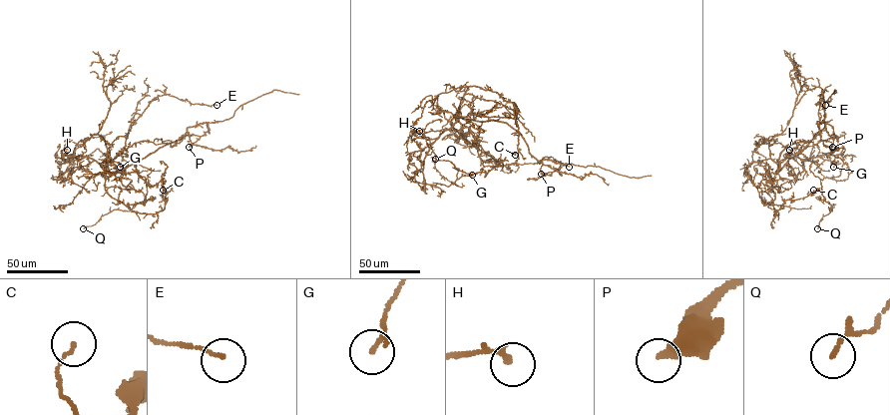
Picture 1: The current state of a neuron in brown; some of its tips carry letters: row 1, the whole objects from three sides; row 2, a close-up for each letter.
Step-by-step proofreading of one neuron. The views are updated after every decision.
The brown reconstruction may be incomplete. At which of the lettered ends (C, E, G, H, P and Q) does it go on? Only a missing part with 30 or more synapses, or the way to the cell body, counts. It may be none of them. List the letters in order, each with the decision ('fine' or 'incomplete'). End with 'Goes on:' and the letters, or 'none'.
C: fine
E: fine
G: fine
H: fine
P: fine
Q: fine
Goes on: none

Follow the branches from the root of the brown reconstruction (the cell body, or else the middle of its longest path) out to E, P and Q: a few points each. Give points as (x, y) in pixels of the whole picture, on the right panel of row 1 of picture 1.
E: (779, 163), (776, 172), (787, 156), (801, 151), (824, 127), (822, 94), (822, 100), (815, 104), (825, 105)
P: (779, 163), (780, 155), (787, 147), (811, 141), (817, 135), (819, 124), (825, 124), (833, 140), (832, 147)
Q: (779, 163), (776, 172), (796, 153), (811, 162), (809, 170), (820, 180), (832, 209), (817, 228)

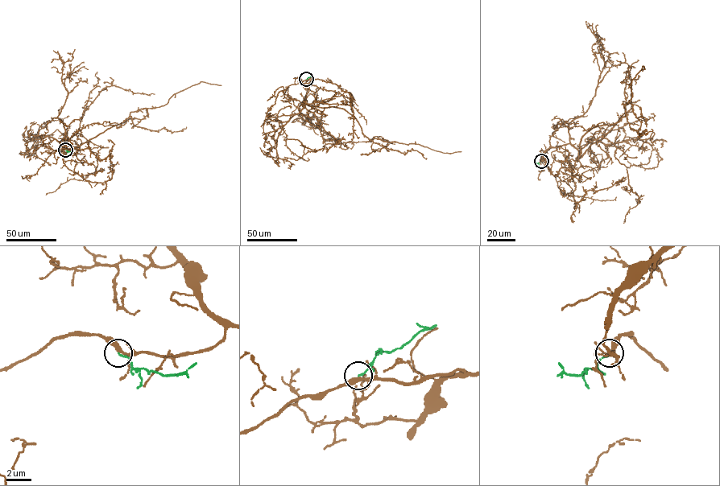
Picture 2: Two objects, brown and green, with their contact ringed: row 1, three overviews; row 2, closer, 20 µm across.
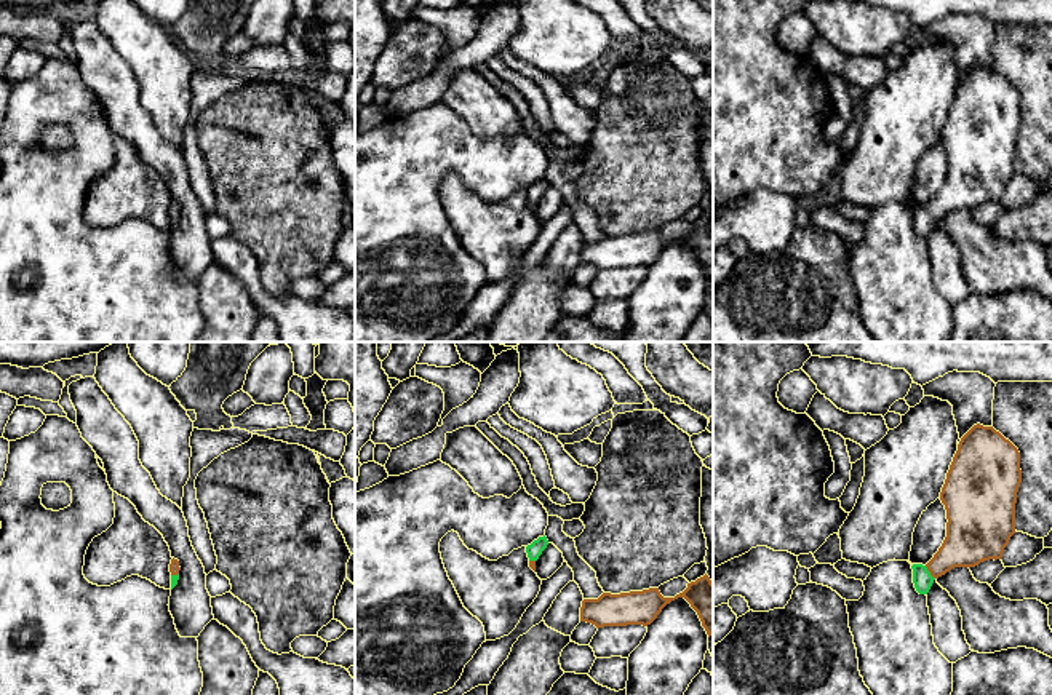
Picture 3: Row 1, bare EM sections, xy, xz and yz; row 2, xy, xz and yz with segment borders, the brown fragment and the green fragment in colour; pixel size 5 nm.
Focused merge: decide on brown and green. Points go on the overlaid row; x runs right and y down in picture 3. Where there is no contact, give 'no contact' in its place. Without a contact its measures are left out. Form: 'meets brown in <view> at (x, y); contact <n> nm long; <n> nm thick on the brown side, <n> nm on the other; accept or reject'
meets brown in yz at (929, 571); contact 90 nm long; 240 nm thick on the brown side, 100 nm on the other; accept

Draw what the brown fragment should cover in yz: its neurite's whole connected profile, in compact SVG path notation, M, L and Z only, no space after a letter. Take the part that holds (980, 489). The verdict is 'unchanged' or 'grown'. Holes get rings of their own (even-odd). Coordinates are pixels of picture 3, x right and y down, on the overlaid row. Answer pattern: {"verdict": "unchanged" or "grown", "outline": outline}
{"verdict": "grown", "outline": "M974 425L959 441L946 473L940 500L946 510L946 537L926 564L913 564L913 583L927 594L934 580L954 567L975 567L983 561L1001 559L1015 534L1015 503L1022 483L1020 452L993 427Z"}

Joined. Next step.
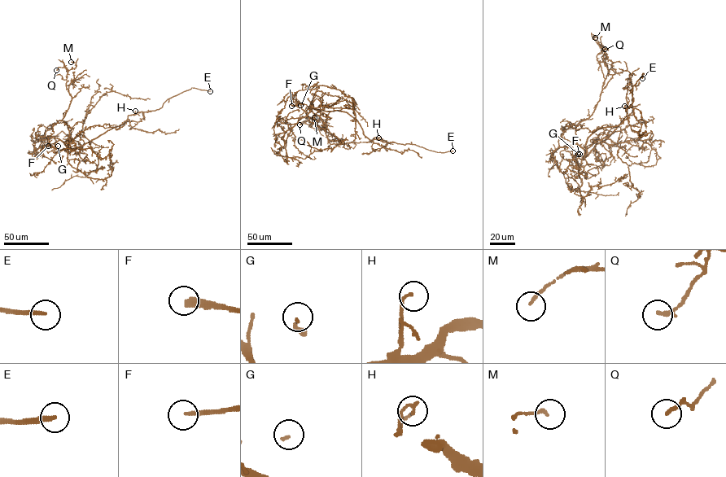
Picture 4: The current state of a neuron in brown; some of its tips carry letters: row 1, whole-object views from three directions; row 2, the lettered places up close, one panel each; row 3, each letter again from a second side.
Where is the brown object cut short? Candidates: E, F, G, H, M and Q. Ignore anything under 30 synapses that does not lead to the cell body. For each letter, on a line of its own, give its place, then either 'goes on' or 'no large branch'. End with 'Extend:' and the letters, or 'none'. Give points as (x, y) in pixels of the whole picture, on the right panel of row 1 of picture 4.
E: place (642, 78); goes on
F: place (579, 154); goes on
G: place (578, 154); goes on
H: place (624, 106); no large branch
M: place (595, 37); no large branch
Q: place (605, 49); no large branch
Extend: E, F, G

